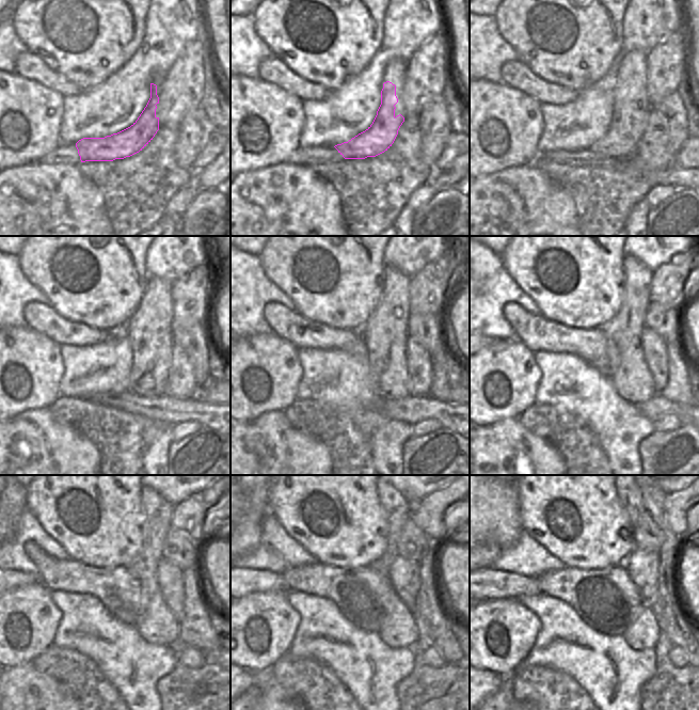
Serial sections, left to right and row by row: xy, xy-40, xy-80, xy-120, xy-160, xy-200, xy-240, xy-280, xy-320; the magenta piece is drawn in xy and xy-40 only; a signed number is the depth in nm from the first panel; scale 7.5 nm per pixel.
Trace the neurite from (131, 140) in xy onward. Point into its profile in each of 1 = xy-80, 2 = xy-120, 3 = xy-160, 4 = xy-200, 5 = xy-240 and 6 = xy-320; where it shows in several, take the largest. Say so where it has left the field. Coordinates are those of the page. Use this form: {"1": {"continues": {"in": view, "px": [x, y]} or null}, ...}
{"1": {"continues": {"in": "xy-80", "px": [621, 139]}}, "2": {"continues": {"in": "xy-120", "px": [148, 377]}}, "3": {"continues": {"in": "xy-160", "px": [388, 375]}}, "4": {"continues": {"in": "xy-200", "px": [630, 375]}}, "5": {"continues": {"in": "xy-240", "px": [157, 625]}}, "6": {"continues": {"in": "xy-320", "px": [644, 632]}}}

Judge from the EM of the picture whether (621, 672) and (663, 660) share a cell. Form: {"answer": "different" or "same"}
{"answer": "different"}

